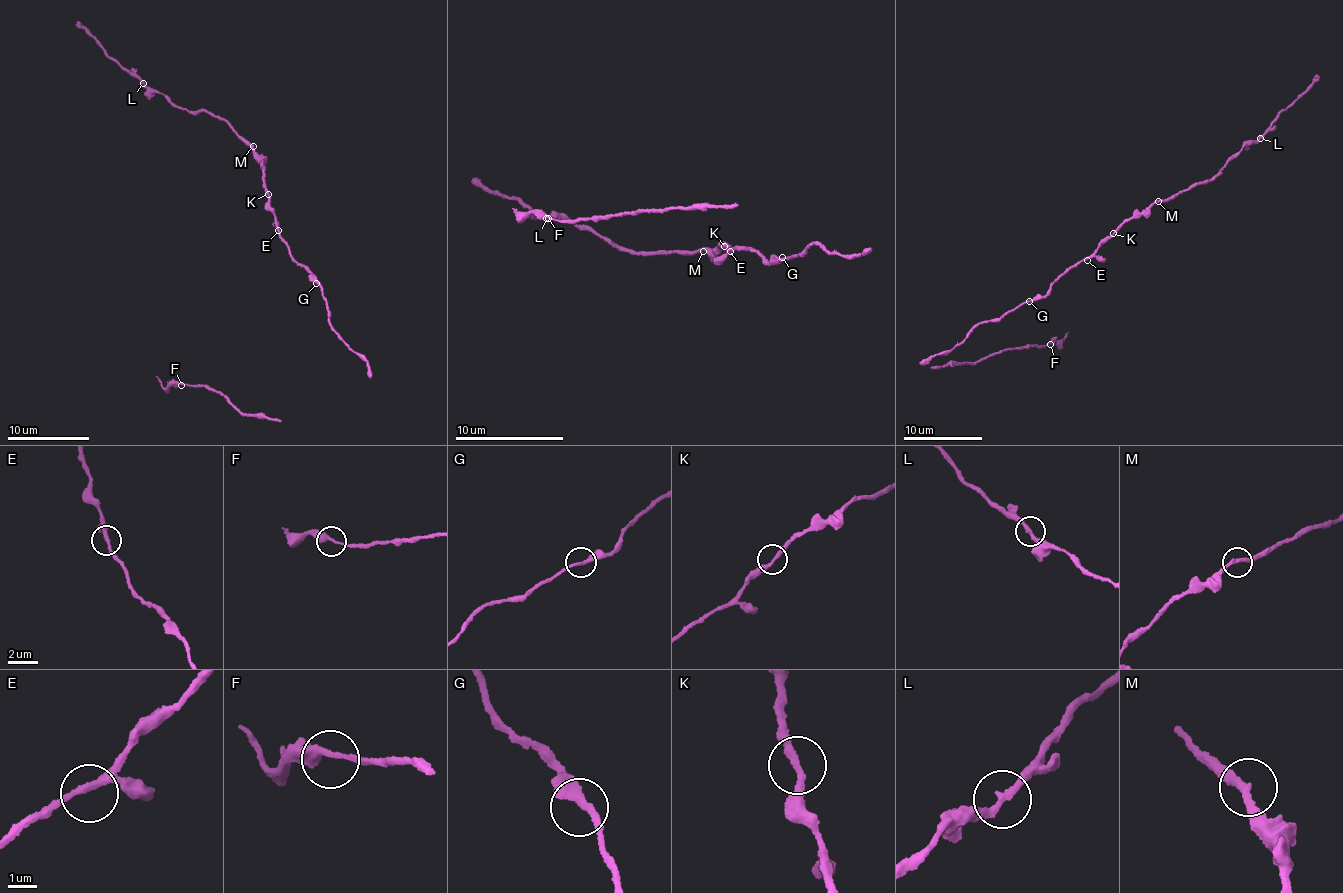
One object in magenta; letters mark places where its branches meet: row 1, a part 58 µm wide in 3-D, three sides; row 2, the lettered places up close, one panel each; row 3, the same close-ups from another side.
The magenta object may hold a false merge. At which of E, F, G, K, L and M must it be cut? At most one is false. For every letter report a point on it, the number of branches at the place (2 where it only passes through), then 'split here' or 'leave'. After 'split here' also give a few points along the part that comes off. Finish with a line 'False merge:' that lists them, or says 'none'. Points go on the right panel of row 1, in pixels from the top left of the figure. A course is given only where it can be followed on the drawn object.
E: (1087, 260) | 2 | leave
F: (1050, 344) | 2 | leave
G: (1029, 301) | 2 | leave
K: (1113, 233) | 2 | leave
L: (1260, 138) | 2 | leave
M: (1158, 201) | 2 | leave
False merge: none

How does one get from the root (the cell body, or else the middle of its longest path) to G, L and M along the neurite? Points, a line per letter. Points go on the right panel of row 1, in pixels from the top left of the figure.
G: (1047, 291), (1029, 301)
L: (1047, 291), (1061, 275), (1097, 250), (1134, 216), (1155, 202), (1172, 198), (1216, 176), (1242, 148), (1260, 138)
M: (1047, 291), (1118, 227), (1158, 201)

